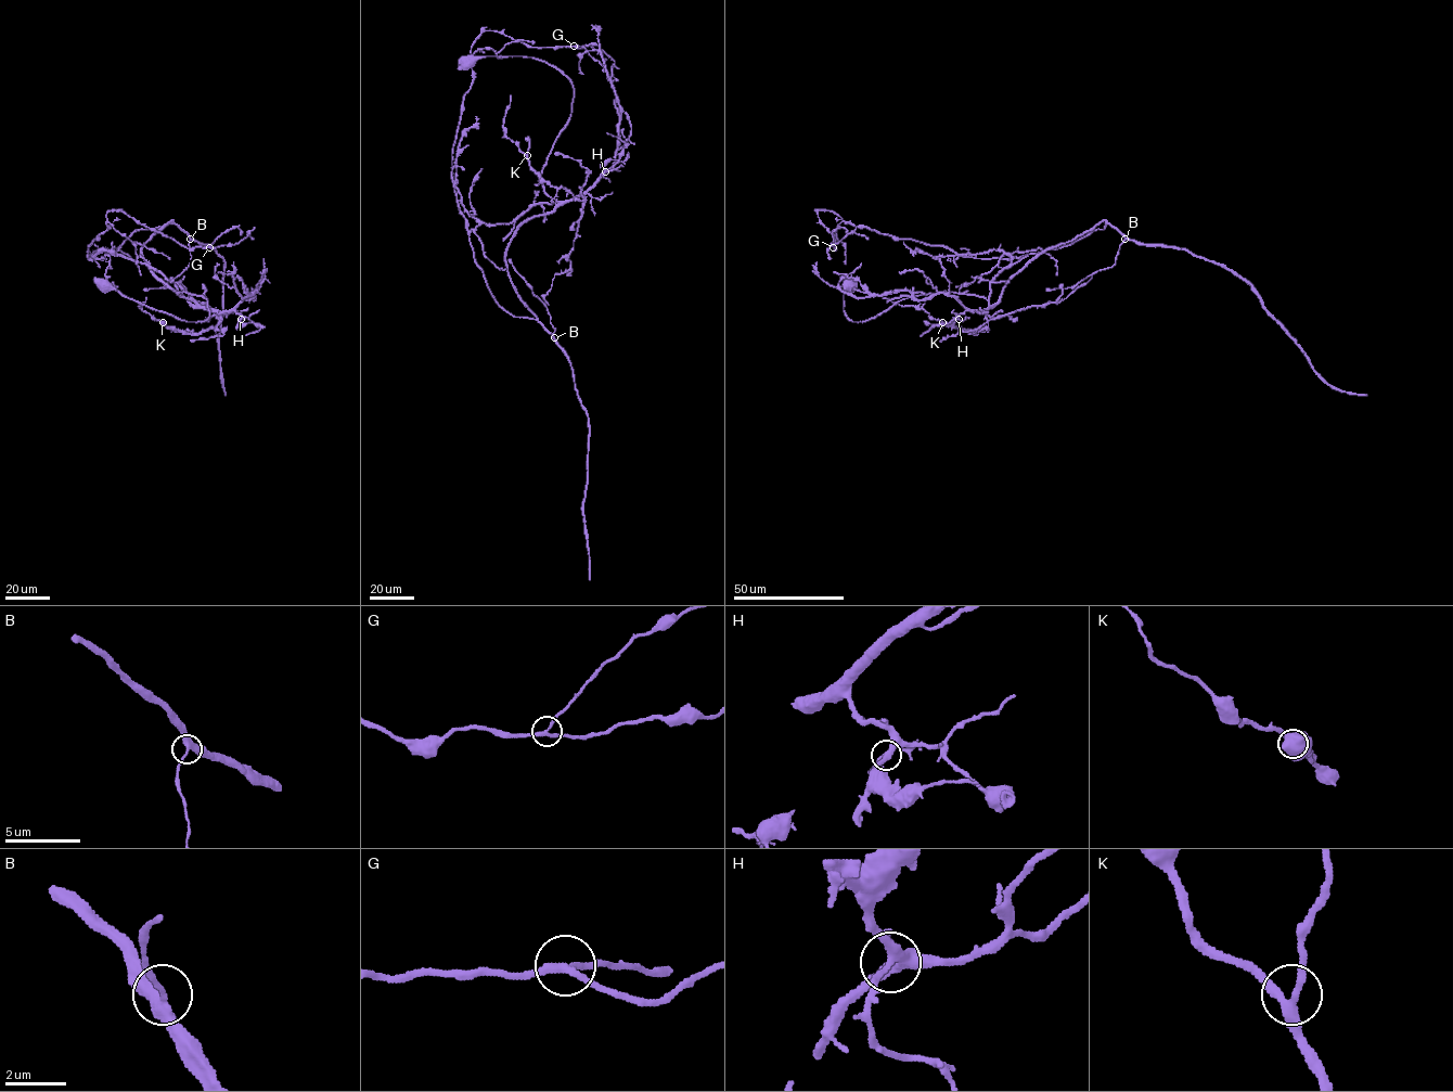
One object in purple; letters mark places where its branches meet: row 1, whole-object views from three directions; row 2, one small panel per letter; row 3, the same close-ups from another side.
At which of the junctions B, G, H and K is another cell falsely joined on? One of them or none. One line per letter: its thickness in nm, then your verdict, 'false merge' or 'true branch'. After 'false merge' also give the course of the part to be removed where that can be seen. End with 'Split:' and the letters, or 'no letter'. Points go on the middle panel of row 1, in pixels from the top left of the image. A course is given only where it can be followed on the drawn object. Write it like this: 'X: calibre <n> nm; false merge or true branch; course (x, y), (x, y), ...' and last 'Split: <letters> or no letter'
B: calibre 240 nm; true branch
G: calibre 220 nm; true branch
H: calibre 280 nm; true branch
K: calibre 280 nm; true branch
Split: no letter

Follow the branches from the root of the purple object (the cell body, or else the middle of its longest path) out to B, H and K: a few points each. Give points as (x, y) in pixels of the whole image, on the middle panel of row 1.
B: (465, 64), (532, 58), (574, 89), (541, 174), (562, 203), (526, 220), (505, 254), (518, 296), (554, 337)
H: (465, 64), (529, 56), (569, 79), (571, 114), (541, 174), (549, 196), (578, 197), (605, 171)
K: (465, 64), (529, 56), (569, 79), (571, 114), (541, 179), (557, 201), (584, 200), (549, 184), (527, 155)

